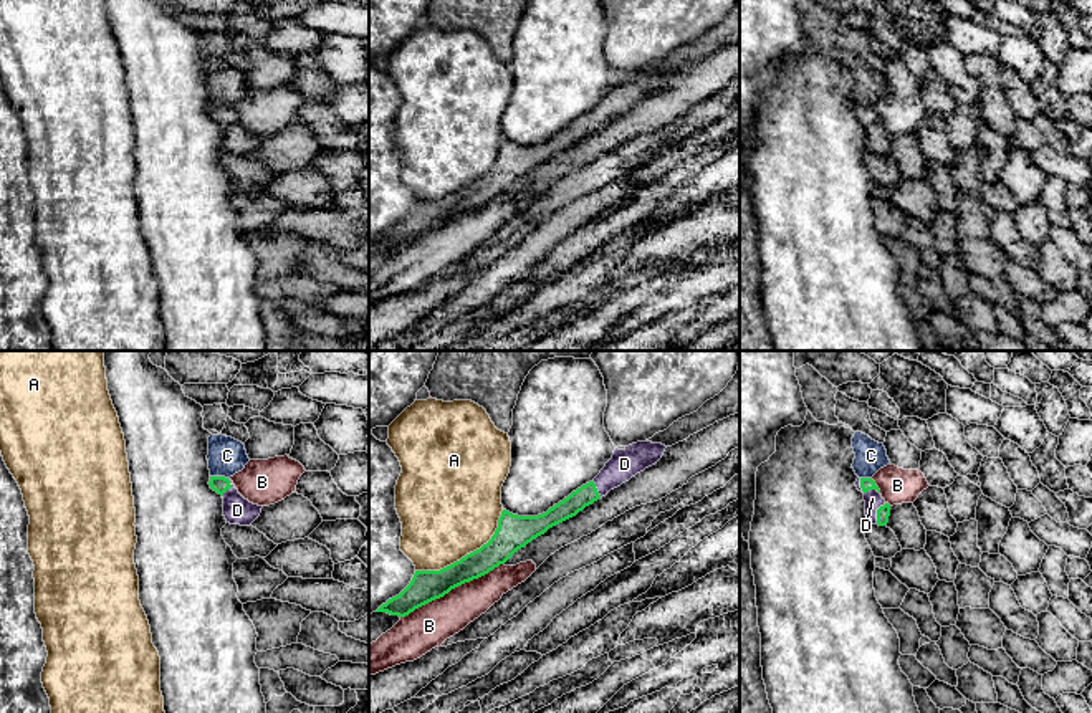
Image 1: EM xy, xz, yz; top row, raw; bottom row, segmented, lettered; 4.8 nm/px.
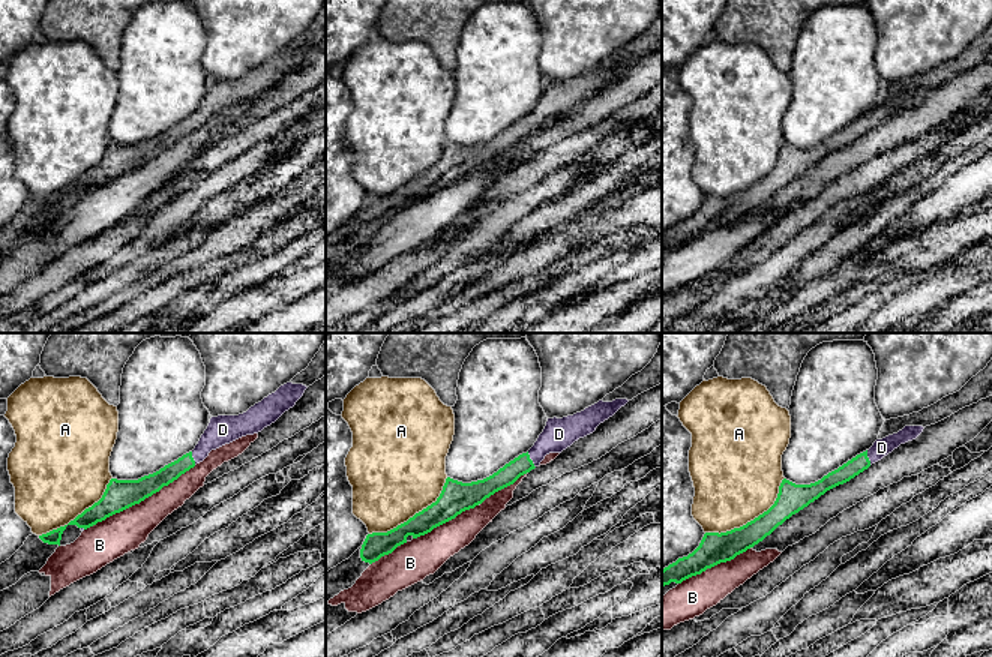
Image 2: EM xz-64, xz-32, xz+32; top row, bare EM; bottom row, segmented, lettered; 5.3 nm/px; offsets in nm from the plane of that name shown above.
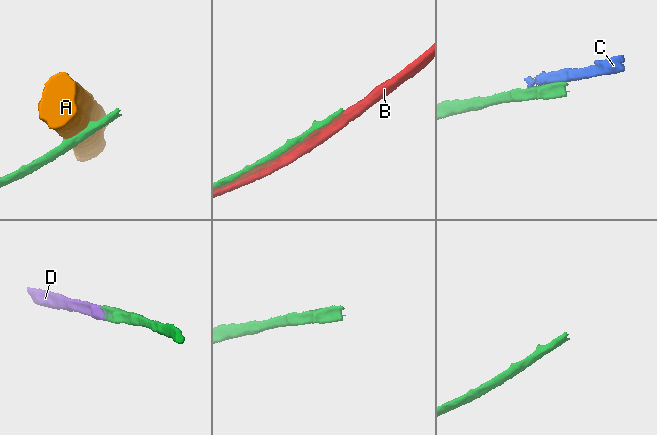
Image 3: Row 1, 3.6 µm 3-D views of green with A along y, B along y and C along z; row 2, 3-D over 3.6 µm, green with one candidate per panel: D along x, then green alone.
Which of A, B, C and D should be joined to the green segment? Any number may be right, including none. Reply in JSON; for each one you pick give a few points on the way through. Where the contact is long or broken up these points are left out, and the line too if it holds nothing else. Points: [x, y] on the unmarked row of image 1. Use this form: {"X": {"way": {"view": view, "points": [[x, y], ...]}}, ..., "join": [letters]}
{"D": {"way": {"view": "yz", "points": [[866, 113], [866, 121], [872, 128]]}}, "join": ["D"]}

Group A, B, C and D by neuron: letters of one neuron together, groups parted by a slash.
A / B / C / D

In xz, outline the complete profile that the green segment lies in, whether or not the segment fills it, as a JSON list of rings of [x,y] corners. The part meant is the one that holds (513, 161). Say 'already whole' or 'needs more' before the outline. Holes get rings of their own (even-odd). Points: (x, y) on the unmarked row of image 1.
needs more | [[[637,71],[624,79],[615,76],[612,88],[592,111],[572,121],[546,142],[518,146],[503,139],[498,157],[486,174],[440,200],[415,200],[410,213],[376,242],[405,246],[452,218],[488,203],[549,157],[576,146],[611,119],[655,94],[665,78],[665,74],[652,71]]]

